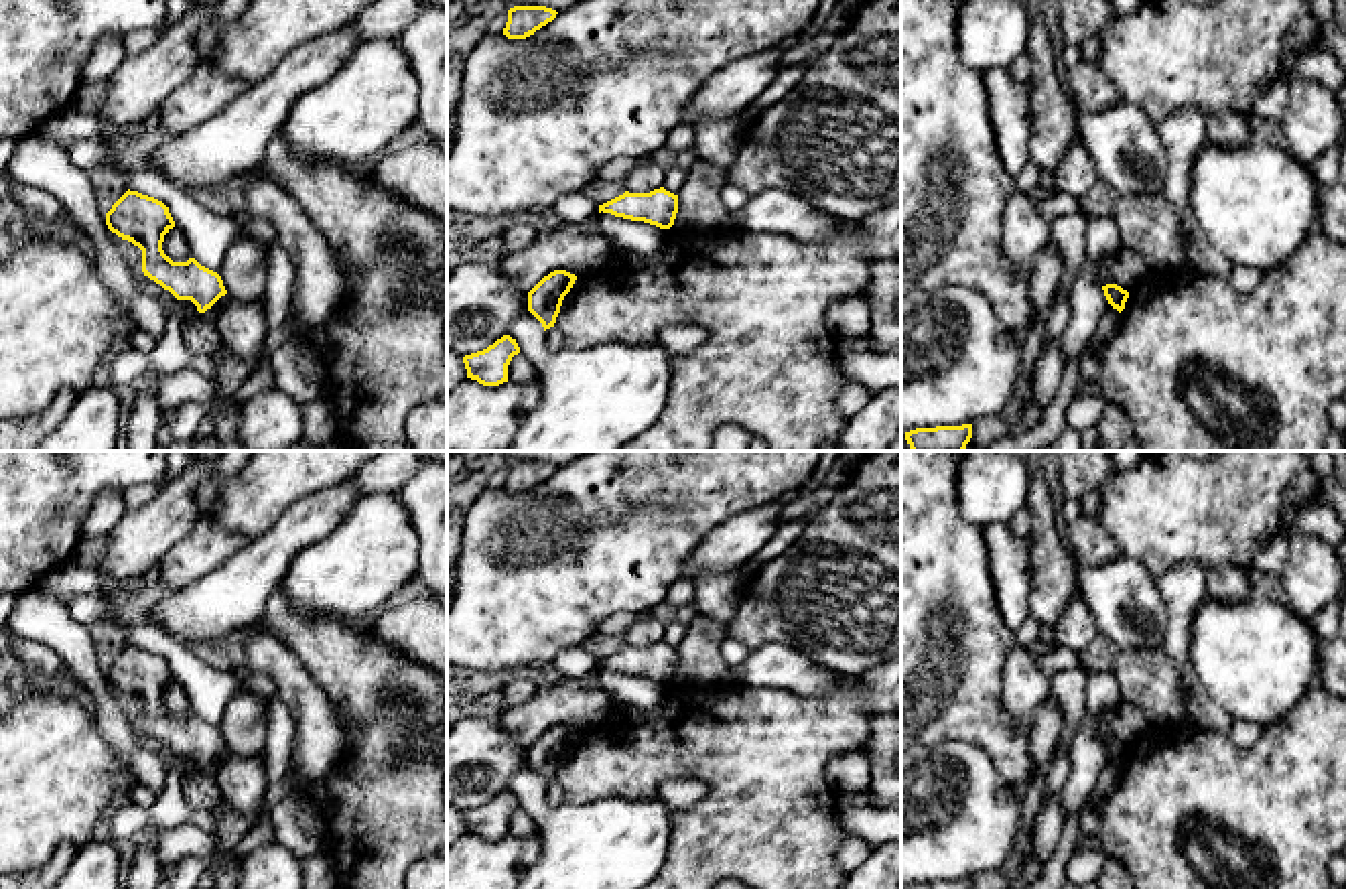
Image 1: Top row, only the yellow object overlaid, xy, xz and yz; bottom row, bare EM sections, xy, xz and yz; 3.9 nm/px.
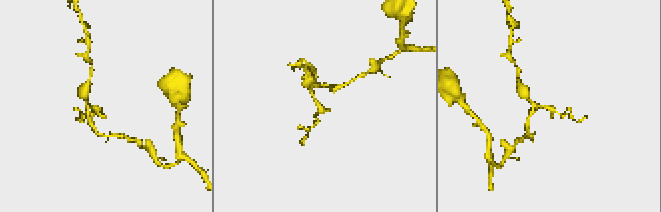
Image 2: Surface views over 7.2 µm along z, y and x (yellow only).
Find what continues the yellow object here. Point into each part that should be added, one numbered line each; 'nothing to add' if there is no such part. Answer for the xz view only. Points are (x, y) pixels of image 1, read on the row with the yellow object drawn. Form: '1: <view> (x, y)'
nothing to add

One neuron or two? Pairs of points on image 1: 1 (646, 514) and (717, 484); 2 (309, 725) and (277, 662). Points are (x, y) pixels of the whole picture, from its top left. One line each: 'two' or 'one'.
1: one
2: one

